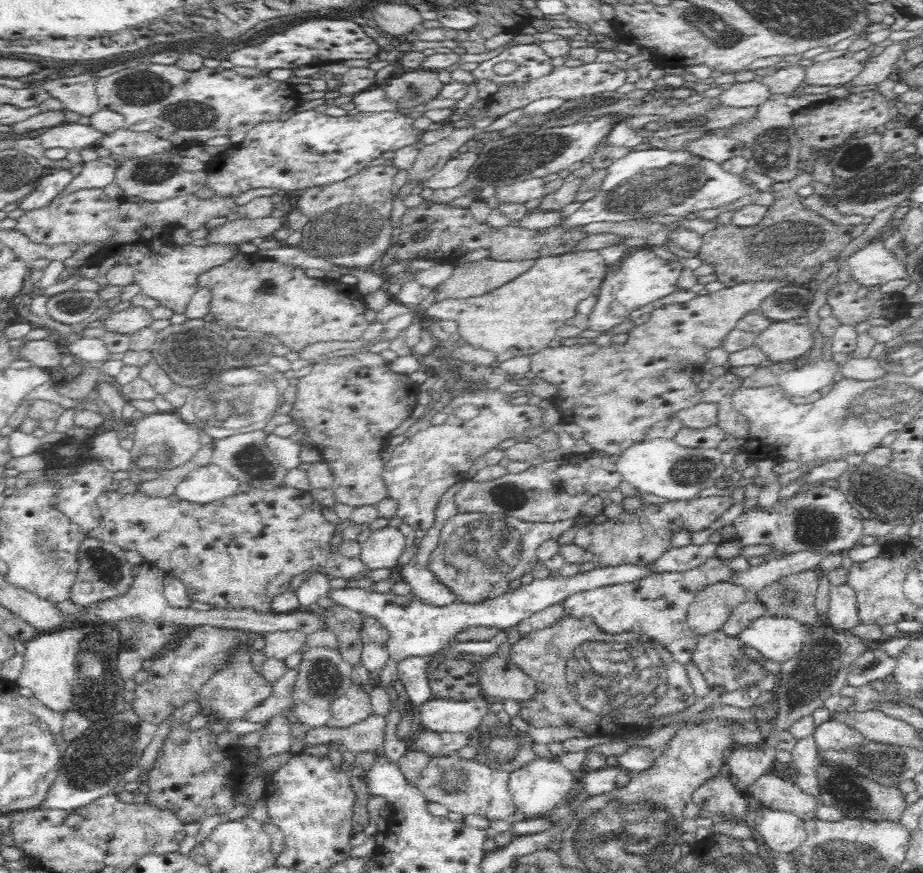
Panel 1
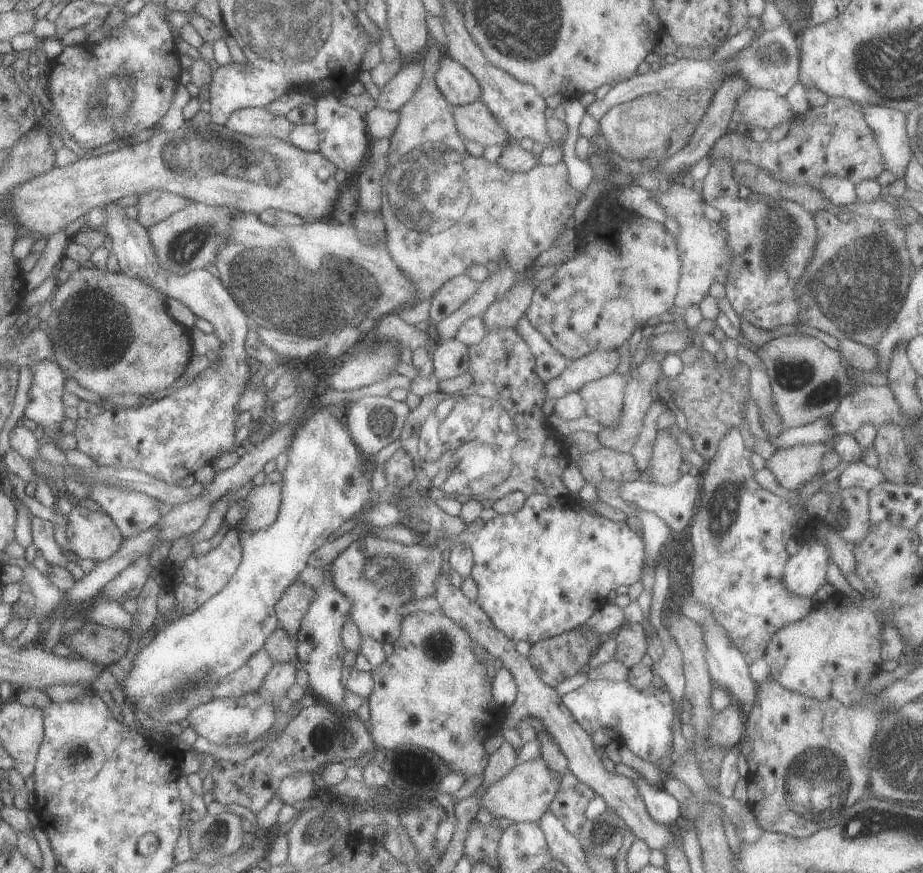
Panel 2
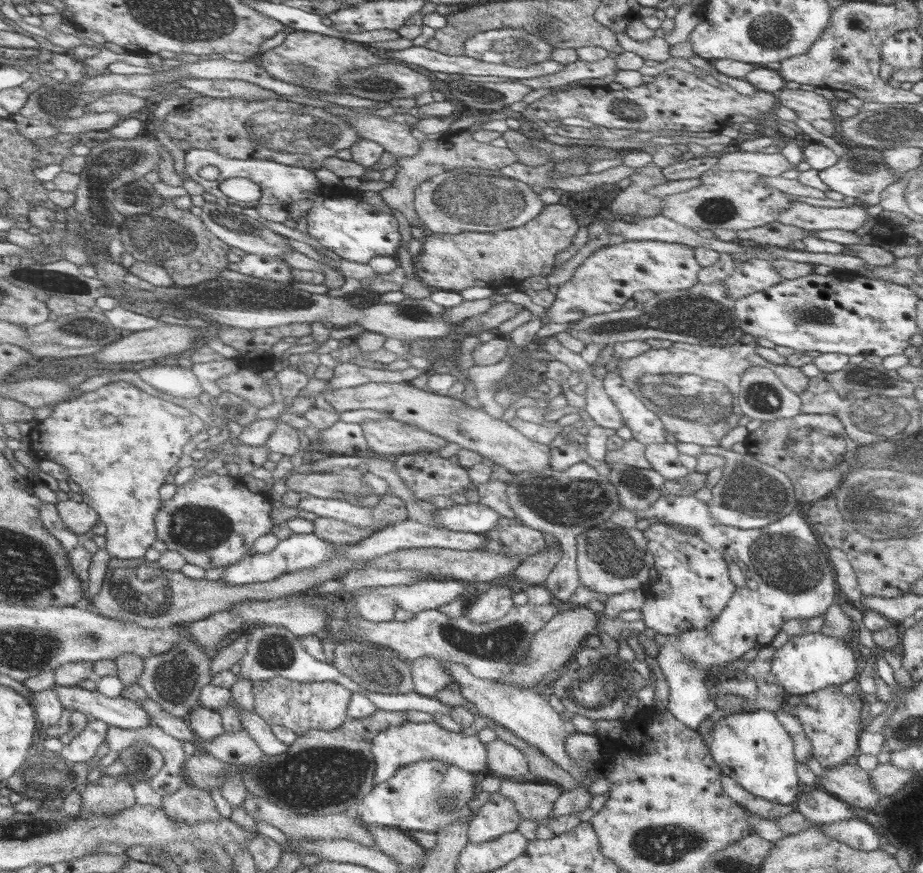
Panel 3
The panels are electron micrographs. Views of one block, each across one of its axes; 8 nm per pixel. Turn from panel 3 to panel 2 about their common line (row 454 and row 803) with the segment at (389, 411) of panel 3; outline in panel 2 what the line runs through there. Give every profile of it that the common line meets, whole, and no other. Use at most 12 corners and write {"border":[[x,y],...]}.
{"border":[[542,757],[517,763],[480,804],[496,819],[538,824],[561,779]]}

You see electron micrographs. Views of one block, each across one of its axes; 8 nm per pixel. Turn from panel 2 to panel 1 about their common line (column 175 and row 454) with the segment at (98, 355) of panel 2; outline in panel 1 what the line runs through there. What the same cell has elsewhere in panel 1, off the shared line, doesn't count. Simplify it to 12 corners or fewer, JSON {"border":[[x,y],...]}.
{"border":[[380,353],[322,359],[289,415],[336,502],[388,497],[382,450],[421,388]]}

